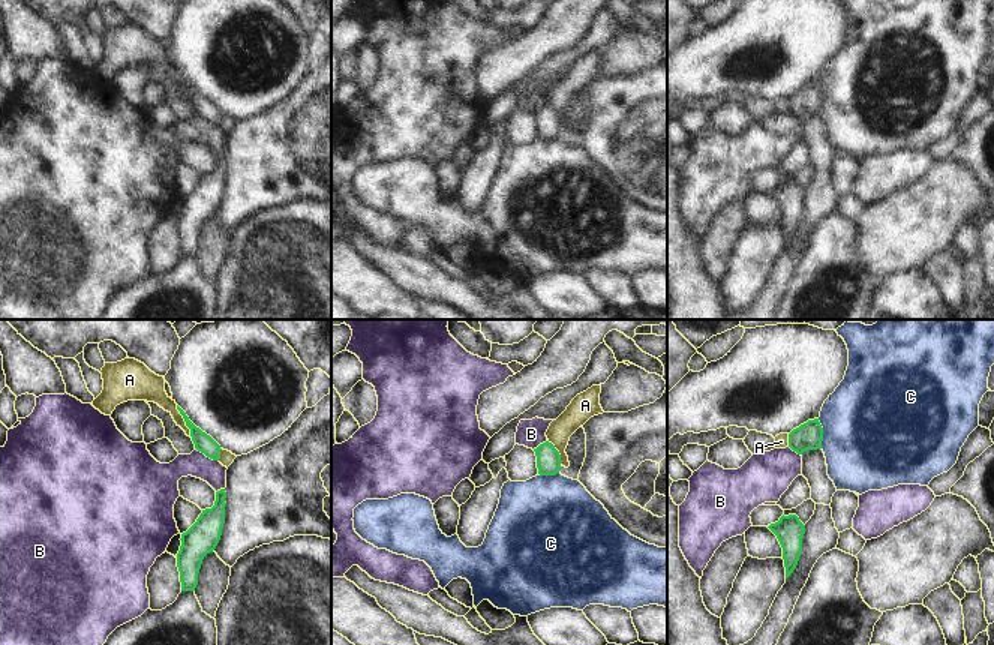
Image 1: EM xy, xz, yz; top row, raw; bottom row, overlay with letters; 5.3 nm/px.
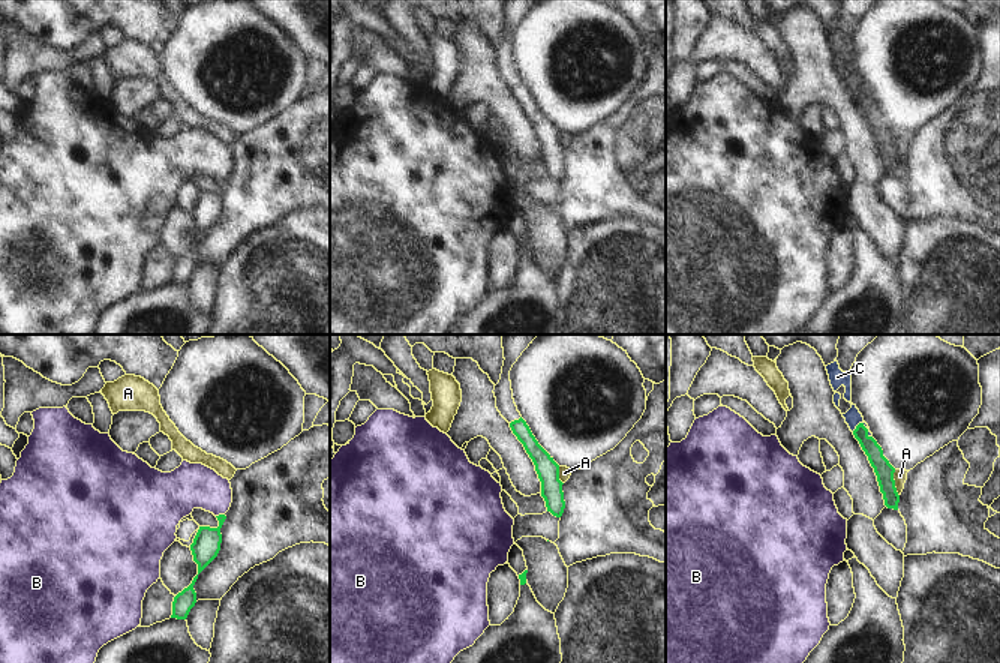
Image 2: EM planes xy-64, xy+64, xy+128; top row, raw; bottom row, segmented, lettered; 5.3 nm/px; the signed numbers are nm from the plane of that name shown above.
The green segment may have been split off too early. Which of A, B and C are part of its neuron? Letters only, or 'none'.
none

